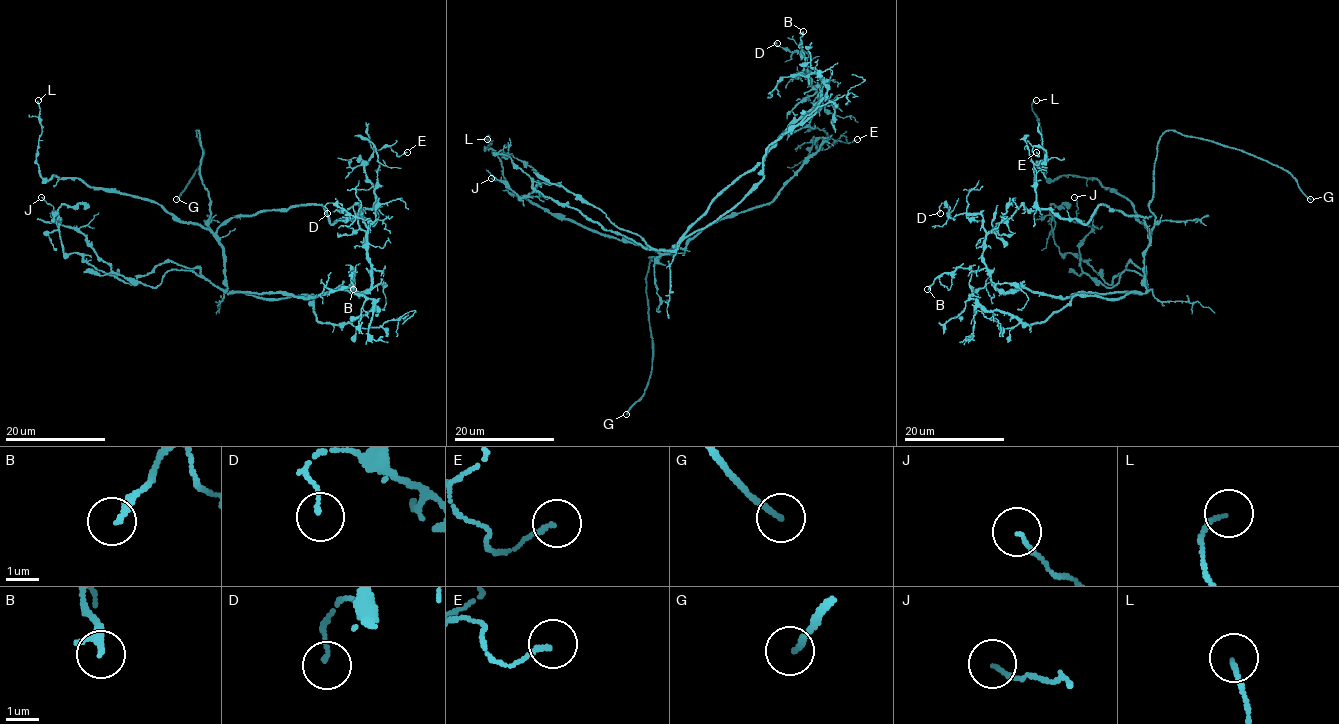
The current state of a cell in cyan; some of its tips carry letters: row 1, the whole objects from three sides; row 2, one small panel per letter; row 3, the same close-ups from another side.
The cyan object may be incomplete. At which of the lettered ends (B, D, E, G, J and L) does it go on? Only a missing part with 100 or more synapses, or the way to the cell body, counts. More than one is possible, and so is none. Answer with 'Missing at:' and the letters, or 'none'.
Missing at: G

